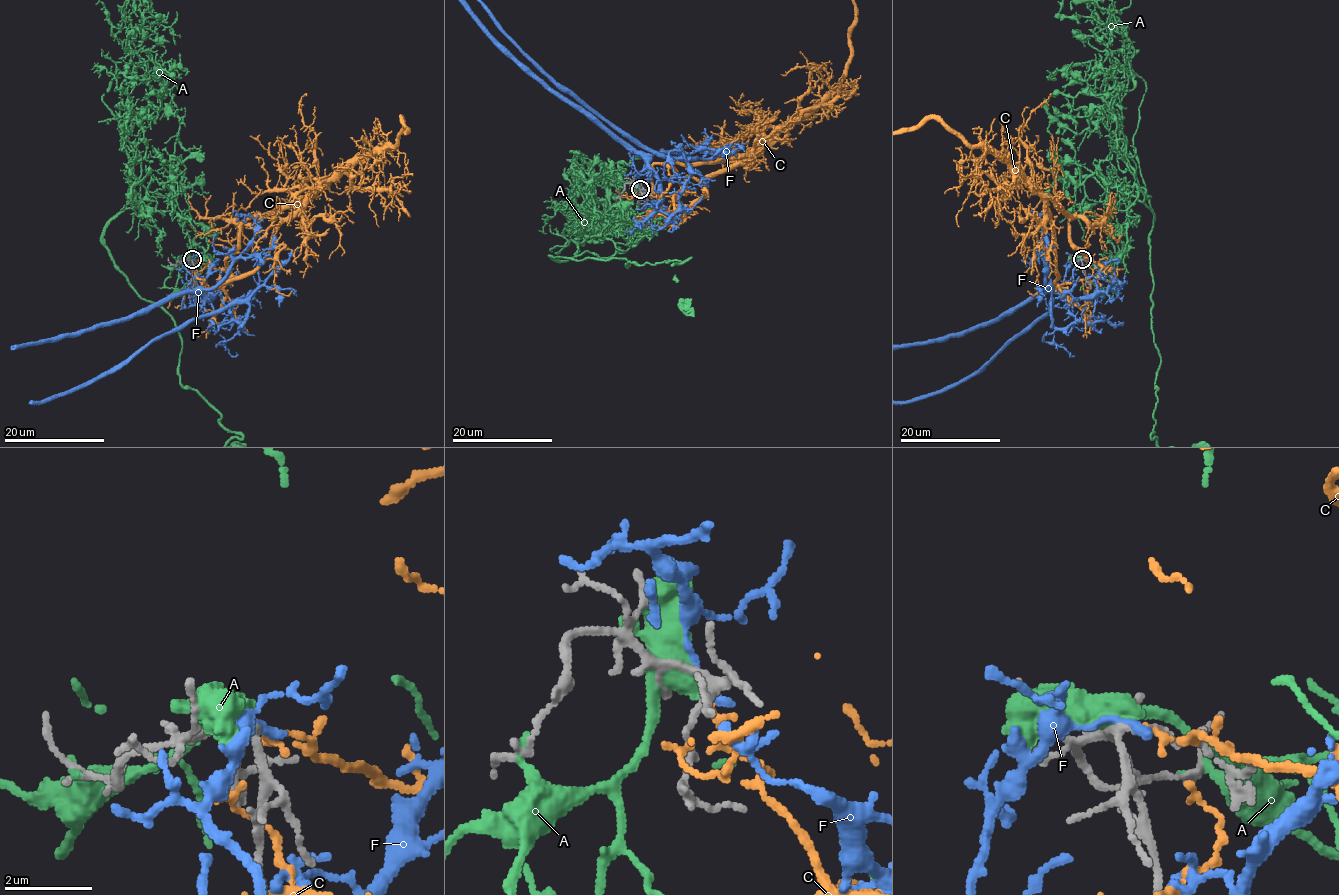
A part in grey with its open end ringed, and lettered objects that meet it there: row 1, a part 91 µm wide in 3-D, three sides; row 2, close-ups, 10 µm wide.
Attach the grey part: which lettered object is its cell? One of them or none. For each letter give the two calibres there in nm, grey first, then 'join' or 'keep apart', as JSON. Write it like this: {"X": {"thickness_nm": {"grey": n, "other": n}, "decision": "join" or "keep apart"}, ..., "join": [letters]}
{"A": {"thickness_nm": {"grey": 170, "other": 600}, "decision": "keep apart"}, "C": {"thickness_nm": {"grey": 130, "other": 150}, "decision": "keep apart"}, "F": {"thickness_nm": {"grey": 150, "other": 240}, "decision": "keep apart"}, "join": []}

